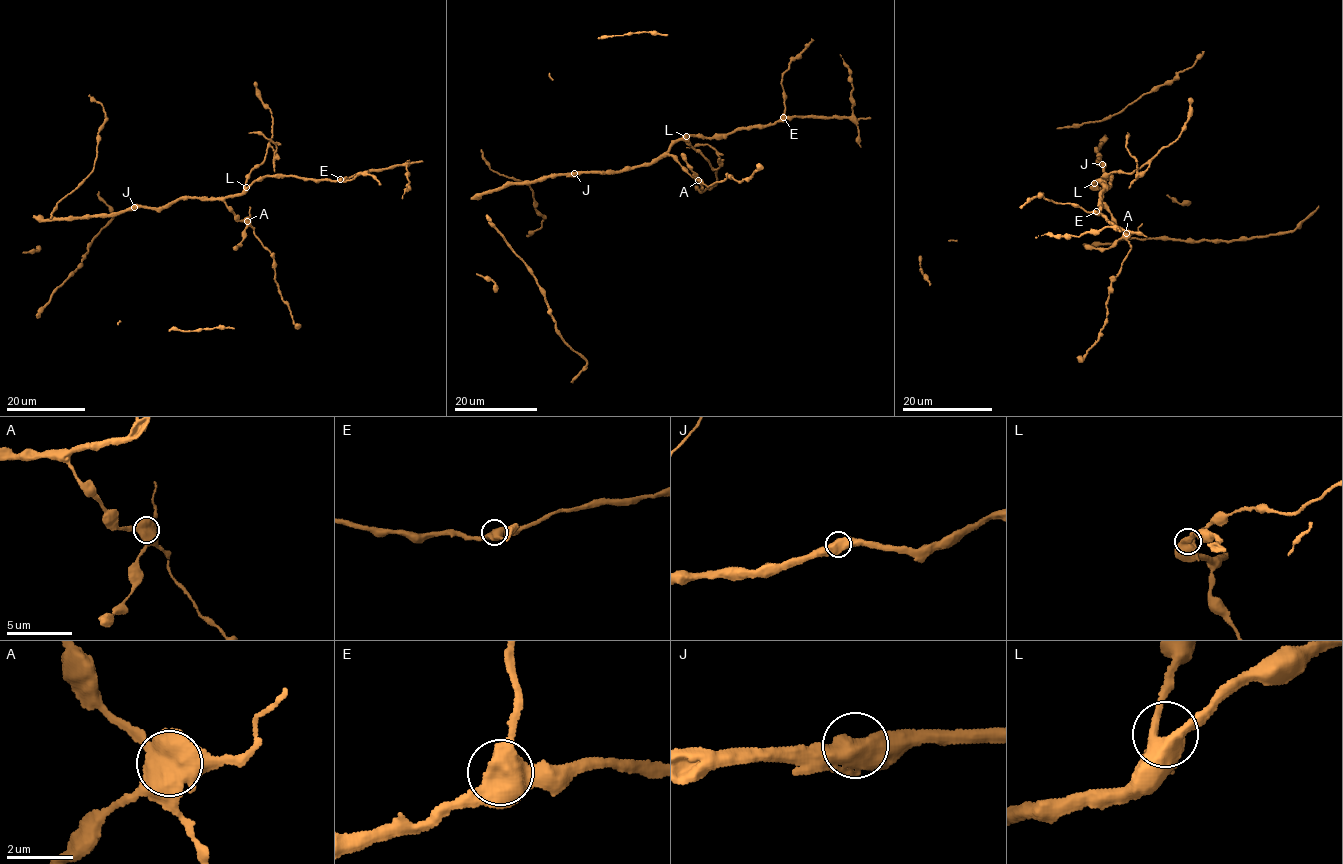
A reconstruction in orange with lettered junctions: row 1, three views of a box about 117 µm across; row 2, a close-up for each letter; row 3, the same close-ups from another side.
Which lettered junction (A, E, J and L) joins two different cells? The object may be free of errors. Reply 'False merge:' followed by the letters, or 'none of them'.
False merge: A

